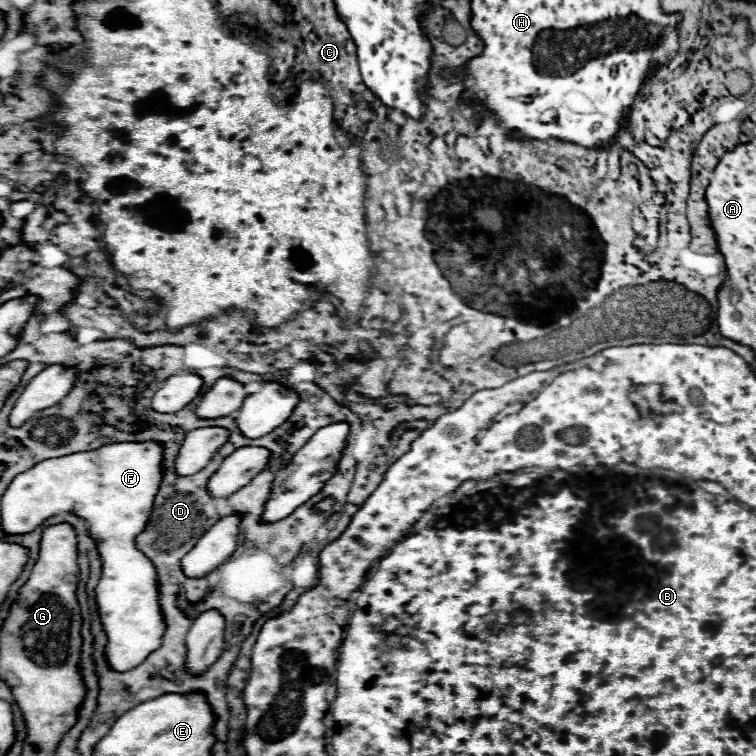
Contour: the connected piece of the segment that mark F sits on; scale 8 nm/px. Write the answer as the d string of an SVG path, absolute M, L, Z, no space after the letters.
M123 442L123 444L105 444L91 452L77 452L61 458L49 458L17 474L7 490L1 496L1 530L7 536L29 534L37 526L41 526L47 518L57 516L61 512L71 512L83 518L89 526L89 536L95 540L99 556L101 556L101 578L95 588L95 602L99 608L99 618L103 630L107 634L105 660L111 670L127 672L139 666L153 650L161 646L161 636L165 632L163 614L159 608L159 592L157 592L157 574L155 566L143 556L135 546L135 536L143 532L151 510L153 500L159 490L159 482L163 476L163 446L157 442Z

